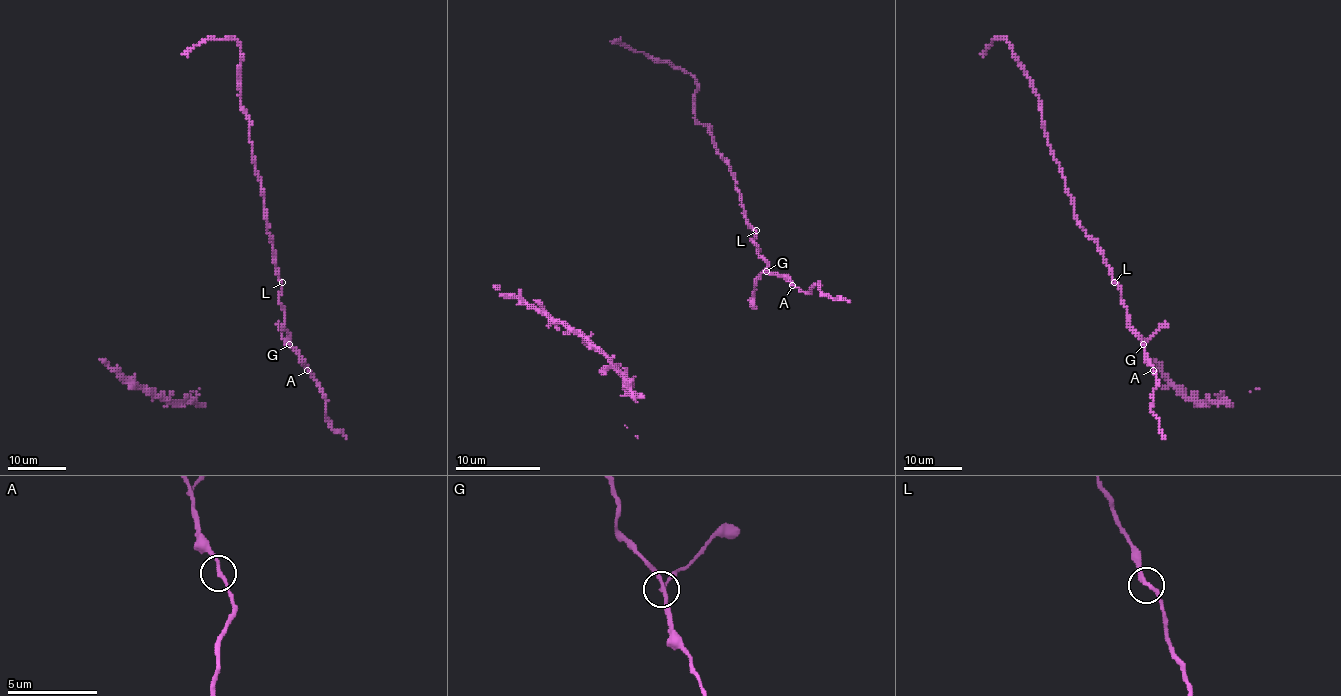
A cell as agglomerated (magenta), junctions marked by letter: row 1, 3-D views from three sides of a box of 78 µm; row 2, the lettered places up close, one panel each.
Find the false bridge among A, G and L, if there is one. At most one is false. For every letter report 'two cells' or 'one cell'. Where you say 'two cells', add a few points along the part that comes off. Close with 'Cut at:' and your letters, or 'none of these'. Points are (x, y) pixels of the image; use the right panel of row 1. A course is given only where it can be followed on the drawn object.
A: one cell
G: two cells | (1142, 344), (1161, 326), (1169, 325)
L: one cell
Cut at: G

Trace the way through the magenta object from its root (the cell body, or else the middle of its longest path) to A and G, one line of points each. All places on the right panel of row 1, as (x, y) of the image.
A: (1116, 281), (1129, 328), (1141, 340), (1145, 359), (1153, 370)
G: (1116, 281), (1129, 328), (1142, 344)

